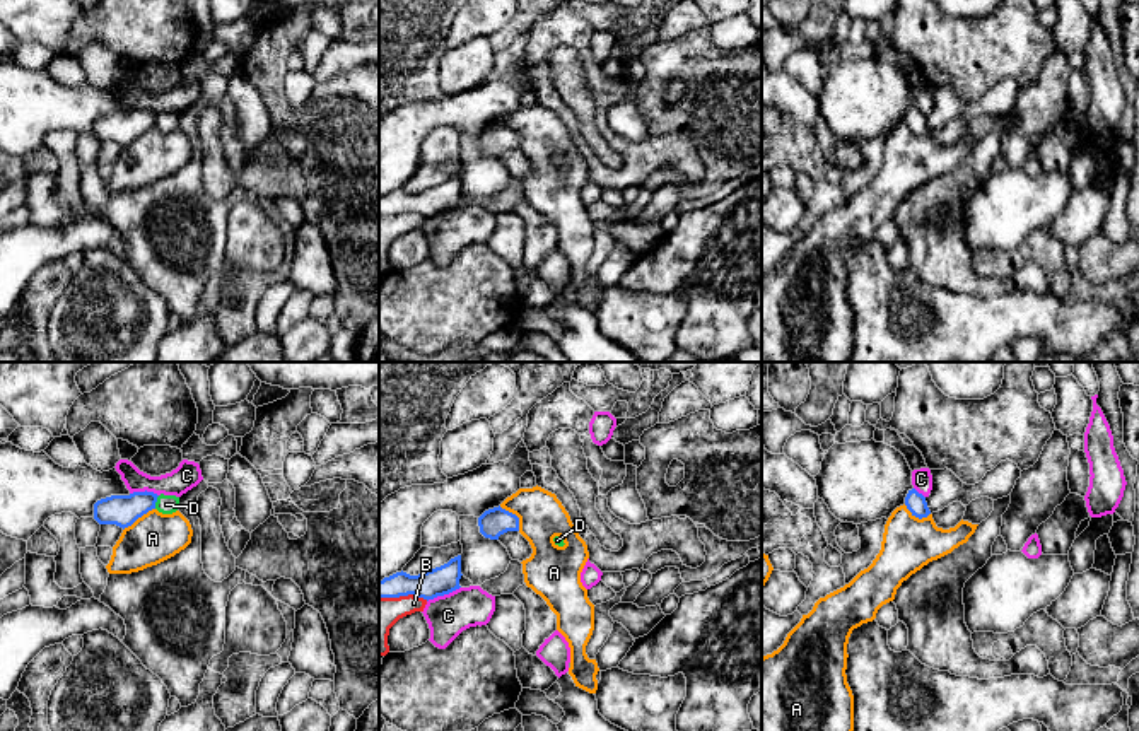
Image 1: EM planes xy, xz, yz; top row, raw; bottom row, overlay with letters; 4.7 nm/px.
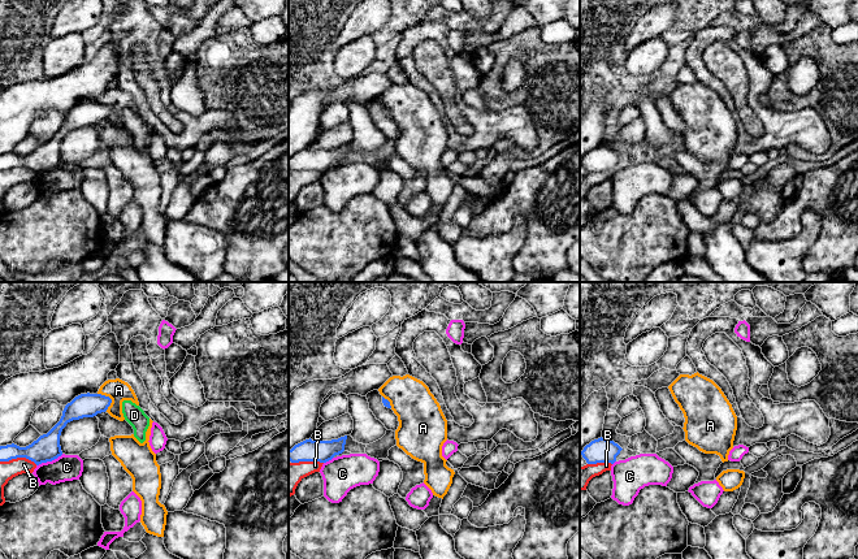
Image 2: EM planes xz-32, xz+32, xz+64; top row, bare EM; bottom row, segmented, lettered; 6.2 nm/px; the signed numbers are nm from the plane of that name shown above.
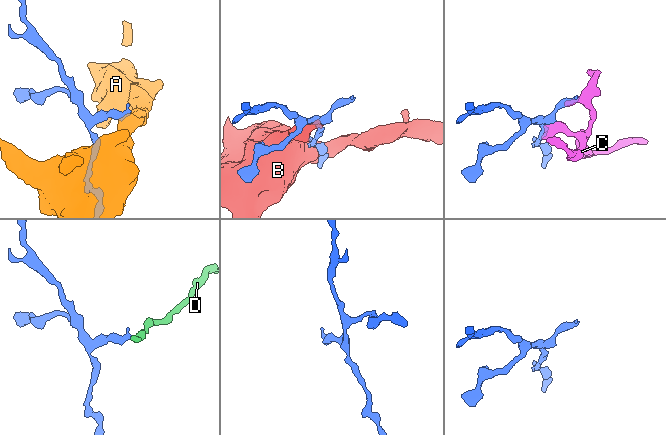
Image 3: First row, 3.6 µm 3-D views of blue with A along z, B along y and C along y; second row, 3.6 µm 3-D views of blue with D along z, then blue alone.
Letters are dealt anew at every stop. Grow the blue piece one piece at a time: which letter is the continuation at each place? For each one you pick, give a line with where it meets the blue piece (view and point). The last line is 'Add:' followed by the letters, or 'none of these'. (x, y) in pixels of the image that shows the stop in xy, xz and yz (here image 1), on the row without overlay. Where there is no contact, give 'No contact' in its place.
Add: none of these

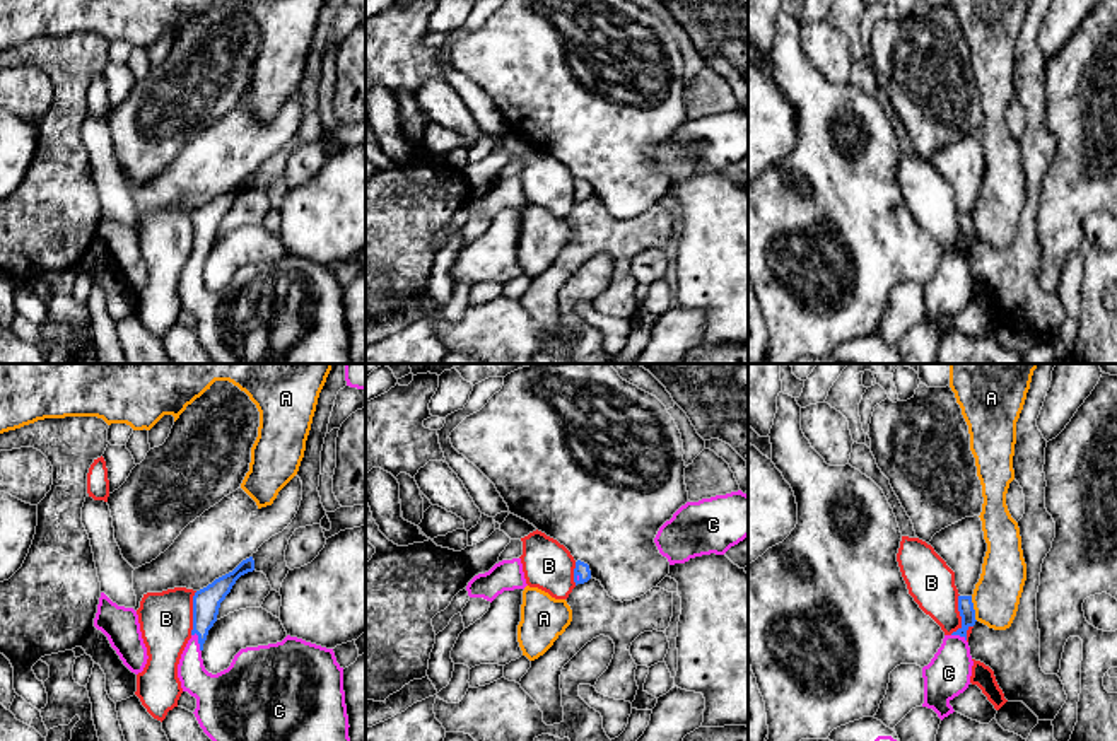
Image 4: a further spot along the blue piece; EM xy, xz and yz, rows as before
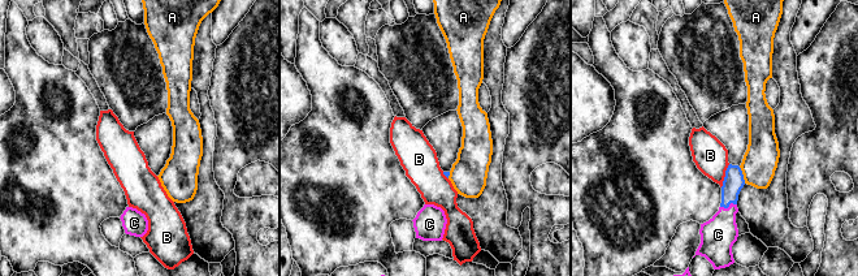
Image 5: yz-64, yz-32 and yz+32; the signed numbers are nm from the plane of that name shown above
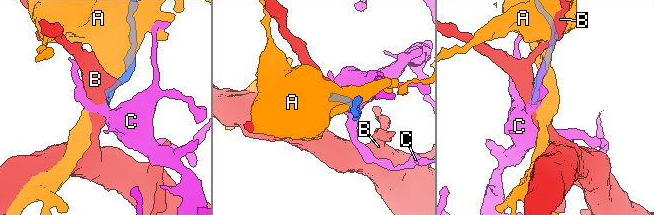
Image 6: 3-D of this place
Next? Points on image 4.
C: Touches blue at xy (198, 260)
Add: C

